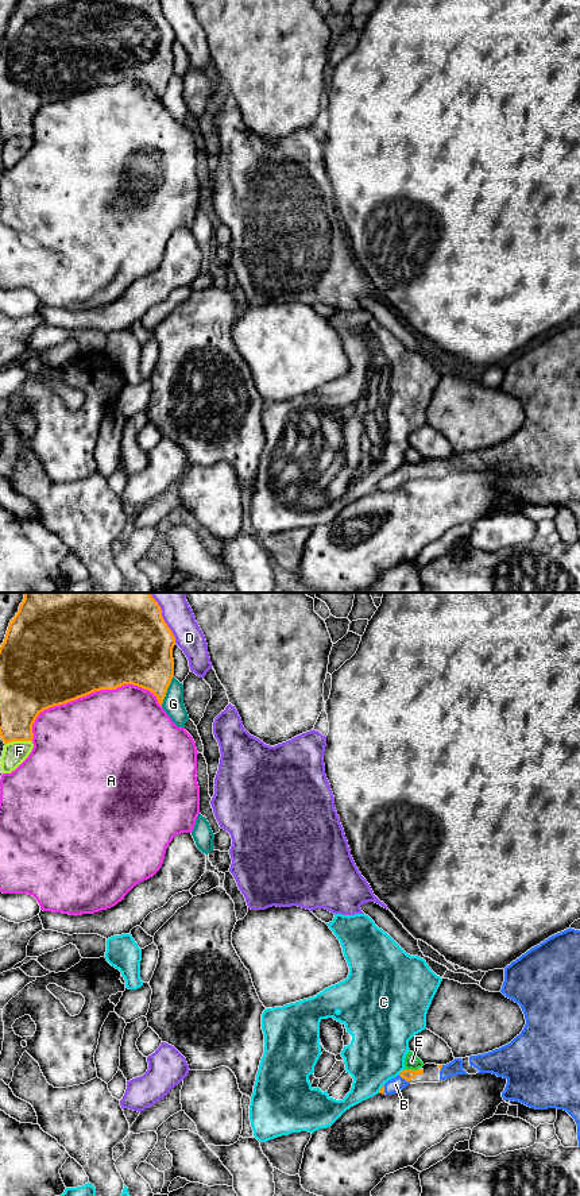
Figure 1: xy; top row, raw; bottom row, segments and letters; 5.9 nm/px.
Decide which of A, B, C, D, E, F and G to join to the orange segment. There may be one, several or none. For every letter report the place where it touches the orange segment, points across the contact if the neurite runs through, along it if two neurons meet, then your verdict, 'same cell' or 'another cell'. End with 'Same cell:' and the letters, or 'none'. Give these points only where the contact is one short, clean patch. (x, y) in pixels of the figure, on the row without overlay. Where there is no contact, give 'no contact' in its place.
A: contact xy (89, 88); another cell
B: contact xy (403, 473); way xy (408, 470), (403, 473), (395, 479); same cell
C: contact xy (402, 466); another cell
D: contact xy (166, 19); another cell
E: contact xy (410, 465); another cell
F: contact xy (18, 135); another cell
G: contact xy (166, 85); another cell
Same cell: B

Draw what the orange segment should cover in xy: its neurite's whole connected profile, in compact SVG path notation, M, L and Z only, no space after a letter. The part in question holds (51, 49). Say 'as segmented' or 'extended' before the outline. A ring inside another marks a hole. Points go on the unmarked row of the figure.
as segmented; M20 0L0 42L1 135L32 136L32 120L43 105L124 80L151 86L162 101L174 72L174 40L159 0Z

